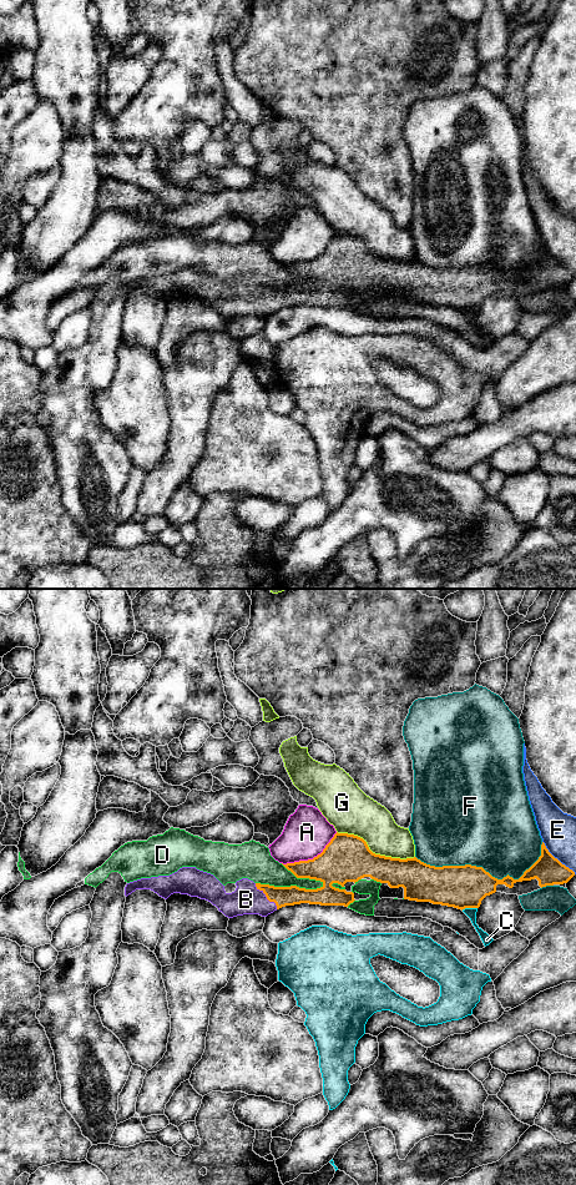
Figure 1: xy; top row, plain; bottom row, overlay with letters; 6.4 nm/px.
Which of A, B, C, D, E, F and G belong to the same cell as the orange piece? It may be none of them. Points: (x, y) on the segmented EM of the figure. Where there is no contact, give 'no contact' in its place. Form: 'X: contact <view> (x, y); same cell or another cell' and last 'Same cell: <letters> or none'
A: contact xy (311, 860); another cell
B: contact xy (266, 896); same cell
C: contact xy (469, 907); another cell
D: contact xy (291, 886); another cell
E: contact xy (556, 858); another cell
F: contact xy (484, 870); another cell
G: contact xy (374, 853); another cell
Same cell: B

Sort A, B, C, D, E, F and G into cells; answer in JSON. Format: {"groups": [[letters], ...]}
{"groups": [["A"], ["B"], ["C"], ["D"], ["E"], ["F"], ["G"]]}

